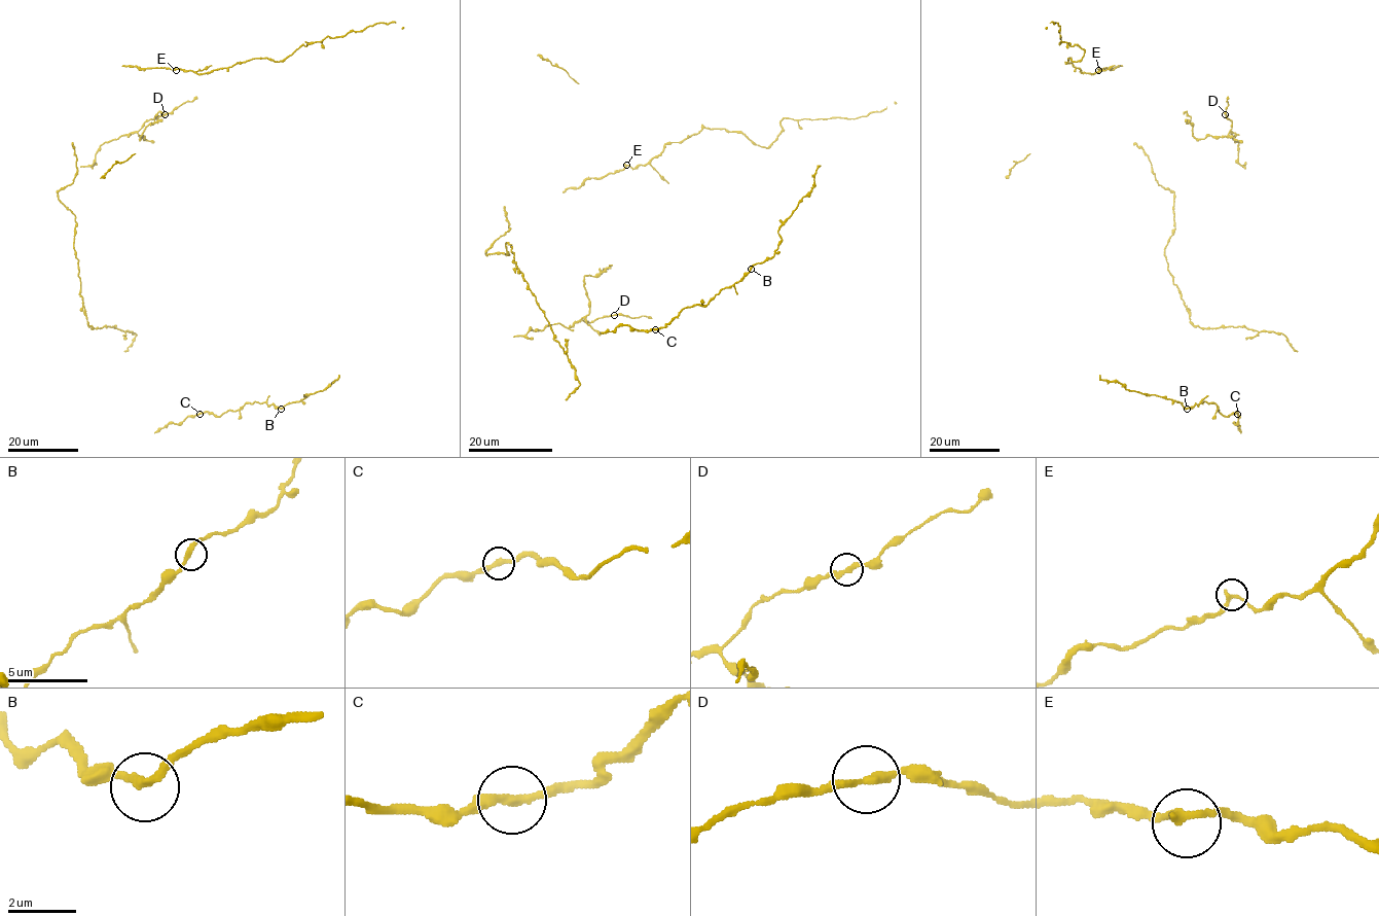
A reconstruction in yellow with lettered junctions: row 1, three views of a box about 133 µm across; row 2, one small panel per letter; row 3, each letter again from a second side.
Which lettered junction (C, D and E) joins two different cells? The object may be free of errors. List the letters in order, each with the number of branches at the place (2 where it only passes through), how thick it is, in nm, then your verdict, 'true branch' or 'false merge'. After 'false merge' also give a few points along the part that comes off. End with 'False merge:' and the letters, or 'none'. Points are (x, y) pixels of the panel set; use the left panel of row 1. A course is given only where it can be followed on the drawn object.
C: branches 2; calibre 260 nm; true branch
D: branches 2; calibre 260 nm; true branch
E: branches 2; calibre 240 nm; true branch
False merge: none

